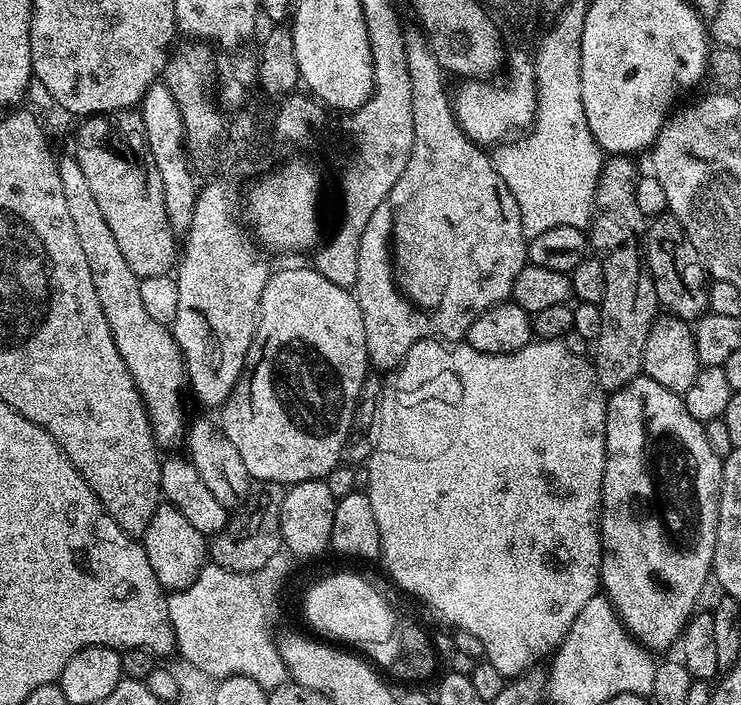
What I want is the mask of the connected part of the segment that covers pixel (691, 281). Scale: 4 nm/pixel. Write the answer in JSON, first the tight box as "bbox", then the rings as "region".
{"bbox":[644,214,709,318],"region":[[[661,214],[649,219],[646,224],[644,256],[648,259],[648,269],[654,278],[654,290],[661,309],[681,318],[696,318],[708,308],[709,277],[706,275],[704,261],[686,230],[671,214]]]}

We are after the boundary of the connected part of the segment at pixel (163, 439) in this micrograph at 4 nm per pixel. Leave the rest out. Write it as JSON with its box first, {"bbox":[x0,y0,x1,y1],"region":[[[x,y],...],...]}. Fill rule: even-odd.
{"bbox":[58,155,186,446],"region":[[[75,155],[59,157],[58,178],[62,178],[62,191],[70,218],[74,218],[78,243],[86,254],[86,262],[90,262],[90,278],[94,278],[94,290],[98,290],[102,314],[106,314],[114,346],[118,346],[118,354],[122,354],[122,362],[126,362],[144,400],[148,420],[152,424],[152,436],[160,446],[180,444],[186,435],[184,404],[180,401],[180,391],[186,388],[186,373],[180,348],[176,345],[169,325],[154,322],[154,318],[150,318],[150,313],[145,309],[140,289],[141,277],[136,276],[126,263],[118,241],[110,231],[110,225],[106,223],[106,218],[102,218],[97,191],[90,186],[84,167]]]}

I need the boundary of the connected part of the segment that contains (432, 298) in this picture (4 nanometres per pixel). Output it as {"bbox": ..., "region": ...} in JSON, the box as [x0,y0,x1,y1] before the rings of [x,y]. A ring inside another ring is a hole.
{"bbox":[354,35,528,373],"region":[[[409,35],[408,41],[408,61],[410,62],[410,86],[414,90],[414,146],[410,150],[410,162],[406,162],[406,170],[402,170],[402,178],[394,182],[390,194],[370,214],[370,222],[366,222],[366,230],[362,230],[360,239],[360,249],[358,250],[358,278],[354,295],[358,306],[362,310],[362,326],[366,326],[366,350],[368,351],[368,362],[373,369],[381,373],[391,373],[399,368],[404,361],[405,354],[414,347],[419,340],[443,340],[445,342],[460,342],[467,337],[470,326],[486,310],[490,310],[496,304],[505,303],[512,295],[514,278],[518,278],[520,271],[524,269],[528,259],[528,246],[522,226],[522,218],[518,210],[518,202],[514,194],[502,182],[498,170],[494,170],[492,157],[481,145],[475,144],[468,137],[456,122],[453,101],[444,93],[444,79],[446,73],[440,67],[438,58],[430,50],[428,41],[423,35]]]}

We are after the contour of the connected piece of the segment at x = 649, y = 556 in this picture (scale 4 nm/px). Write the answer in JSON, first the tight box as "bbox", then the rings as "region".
{"bbox":[600,375,724,654],"region":[[[639,375],[633,378],[628,384],[622,386],[620,389],[613,391],[606,400],[606,422],[604,423],[604,441],[606,442],[606,462],[604,463],[604,486],[600,490],[600,588],[603,595],[608,597],[612,607],[615,608],[617,616],[620,618],[620,623],[623,624],[624,629],[628,632],[633,640],[637,640],[641,646],[651,650],[653,653],[660,654],[663,648],[668,648],[679,641],[680,636],[684,633],[684,627],[688,625],[689,620],[692,619],[694,613],[697,611],[696,599],[704,592],[704,587],[707,586],[708,580],[710,584],[710,577],[712,576],[712,559],[714,558],[714,546],[716,545],[716,531],[718,530],[718,514],[720,513],[720,484],[724,481],[724,466],[722,457],[714,454],[714,450],[710,448],[710,442],[704,433],[704,424],[701,423],[697,417],[692,415],[689,410],[685,397],[678,392],[671,392],[666,390],[666,386],[658,386],[658,382],[654,382],[646,375]]]}

